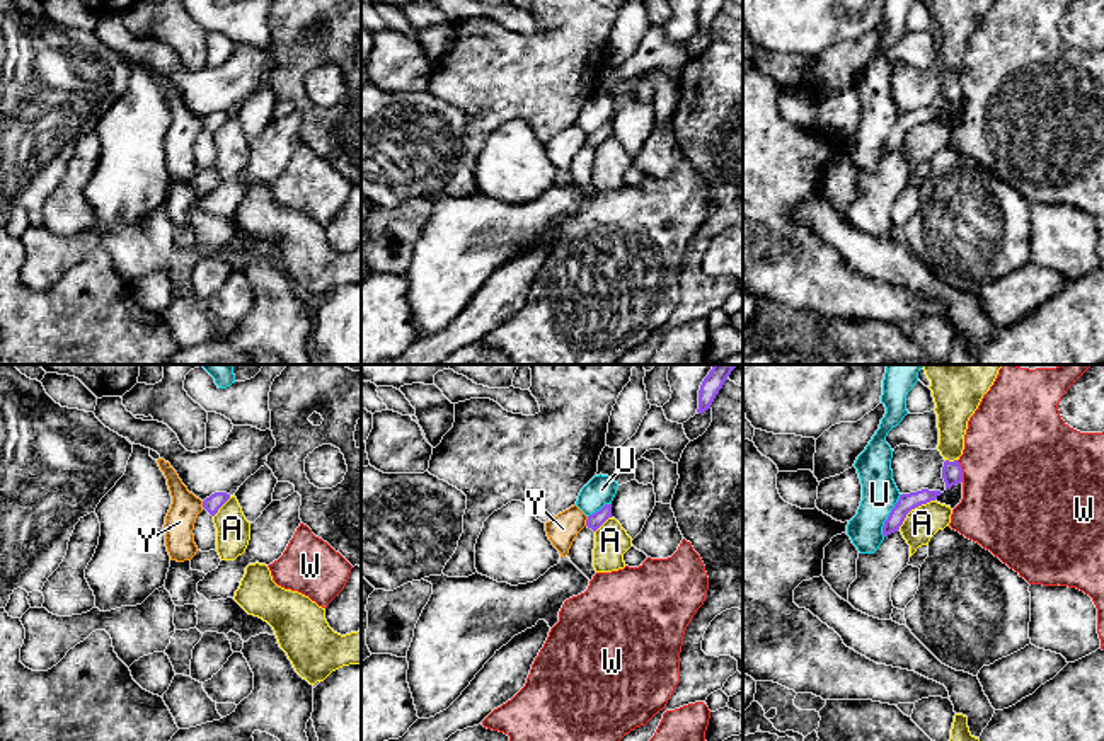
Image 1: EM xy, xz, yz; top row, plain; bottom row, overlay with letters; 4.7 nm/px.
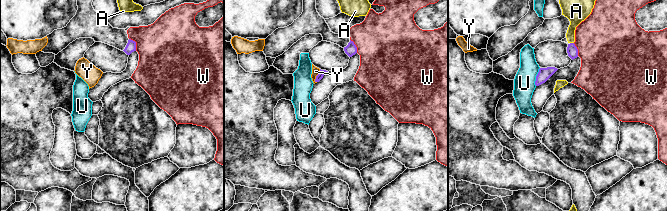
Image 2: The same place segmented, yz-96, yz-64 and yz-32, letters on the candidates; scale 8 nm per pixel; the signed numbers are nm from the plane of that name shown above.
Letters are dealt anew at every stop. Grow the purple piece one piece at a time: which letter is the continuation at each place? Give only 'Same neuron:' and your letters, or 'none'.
Same neuron: none

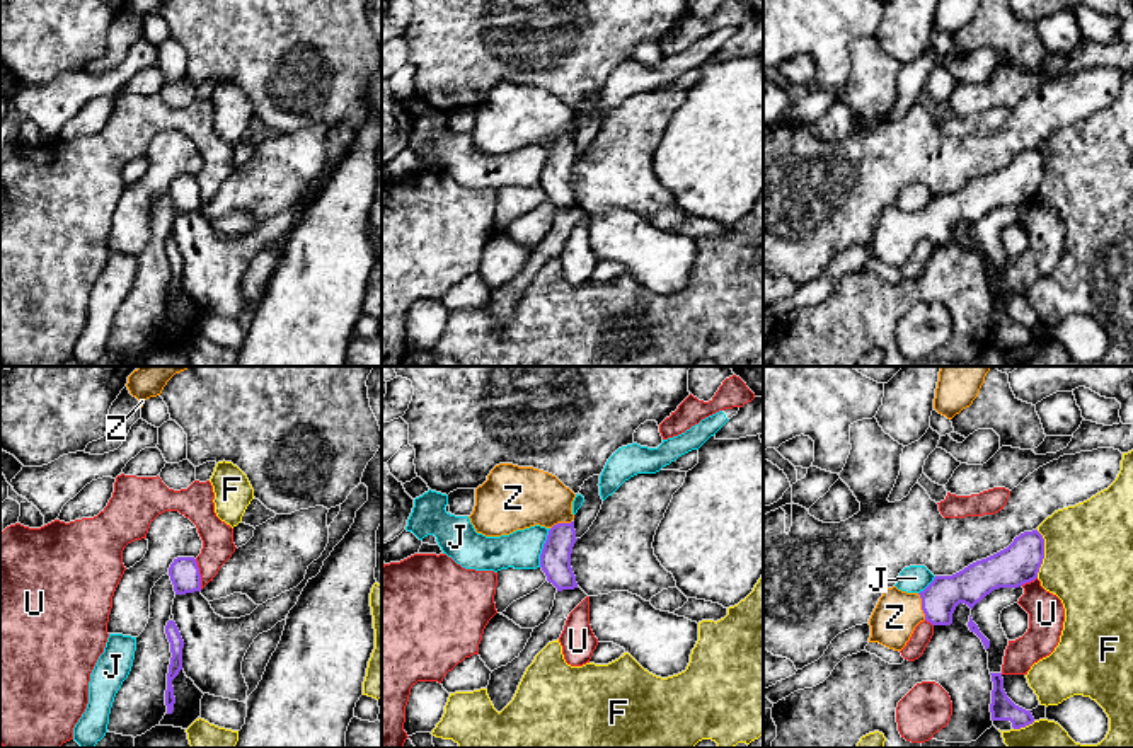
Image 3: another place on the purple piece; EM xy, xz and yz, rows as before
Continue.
Same neuron: Z

